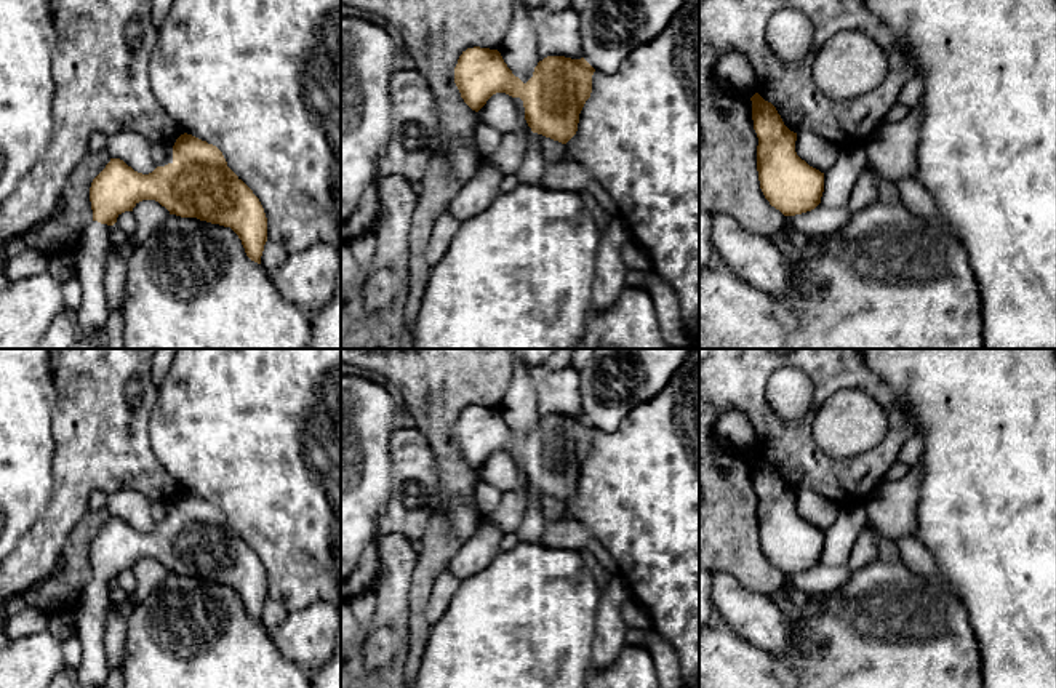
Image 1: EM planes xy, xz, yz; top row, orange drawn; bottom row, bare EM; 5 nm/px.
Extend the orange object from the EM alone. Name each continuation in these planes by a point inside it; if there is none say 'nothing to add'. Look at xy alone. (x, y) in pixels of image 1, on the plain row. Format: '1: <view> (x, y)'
1: xy (90, 613)

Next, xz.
nothing to add

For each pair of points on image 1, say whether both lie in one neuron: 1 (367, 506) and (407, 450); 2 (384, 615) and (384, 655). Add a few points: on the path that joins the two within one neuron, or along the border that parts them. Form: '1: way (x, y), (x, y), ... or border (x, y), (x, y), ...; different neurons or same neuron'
1: border (392, 432), (389, 455), (394, 492), (383, 508); different neurons
2: border (404, 639), (389, 629), (373, 629), (364, 661); different neurons

